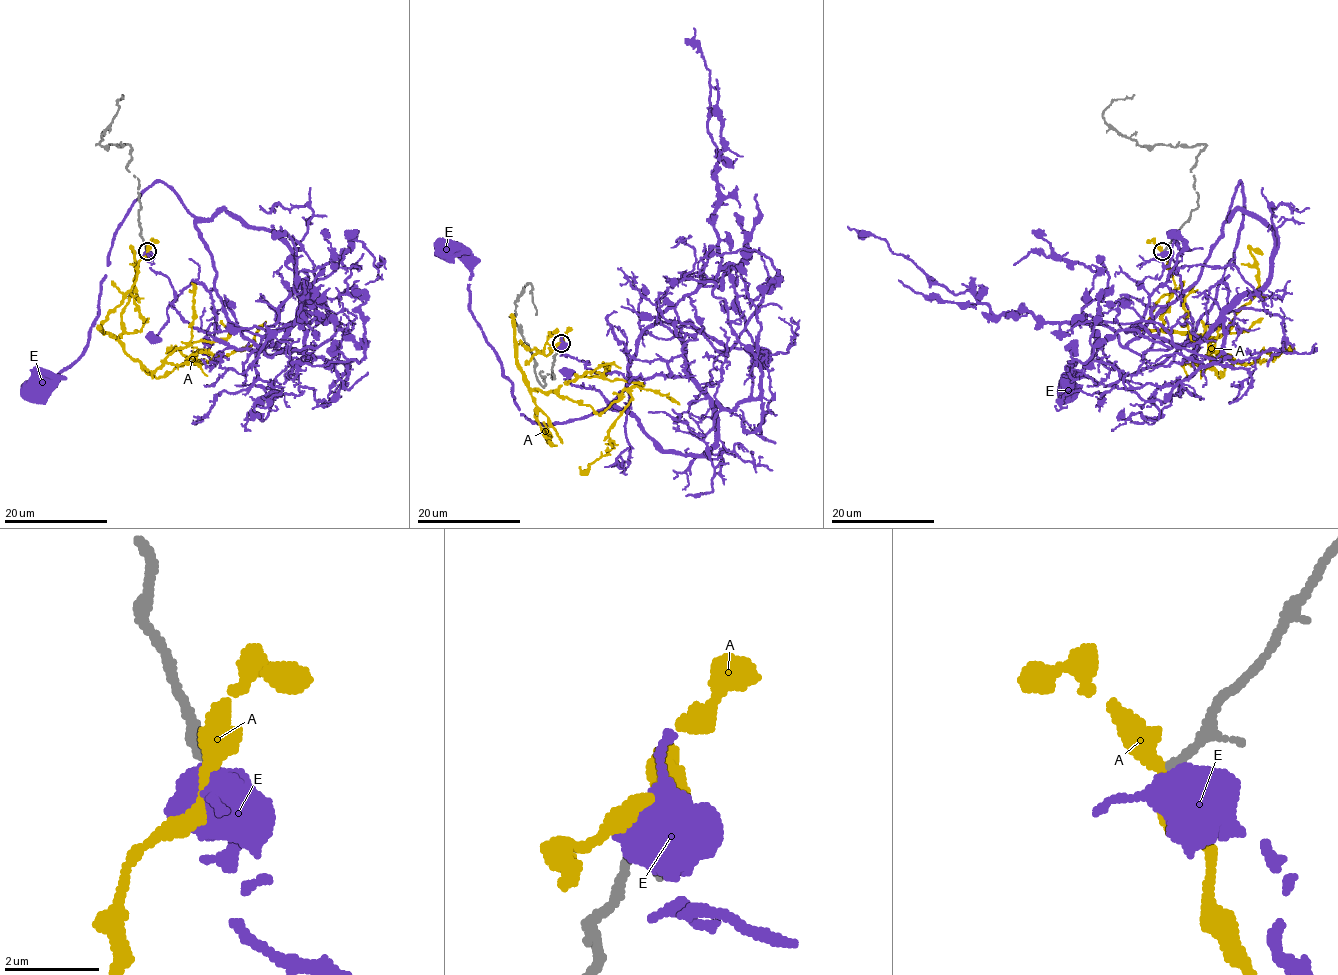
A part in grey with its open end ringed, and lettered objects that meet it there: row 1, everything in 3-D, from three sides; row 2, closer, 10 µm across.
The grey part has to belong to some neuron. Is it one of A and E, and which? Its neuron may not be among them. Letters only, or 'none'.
none

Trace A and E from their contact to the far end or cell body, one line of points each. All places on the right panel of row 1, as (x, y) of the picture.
A: (1162, 251), (1175, 288), (1165, 328), (1207, 337), (1219, 377), (1233, 358), (1215, 350), (1238, 363), (1286, 353)
E: (1163, 251), (1194, 349), (1263, 284), (1274, 233), (1228, 217), (1238, 181), (1234, 264), (1197, 328), (1067, 392)

